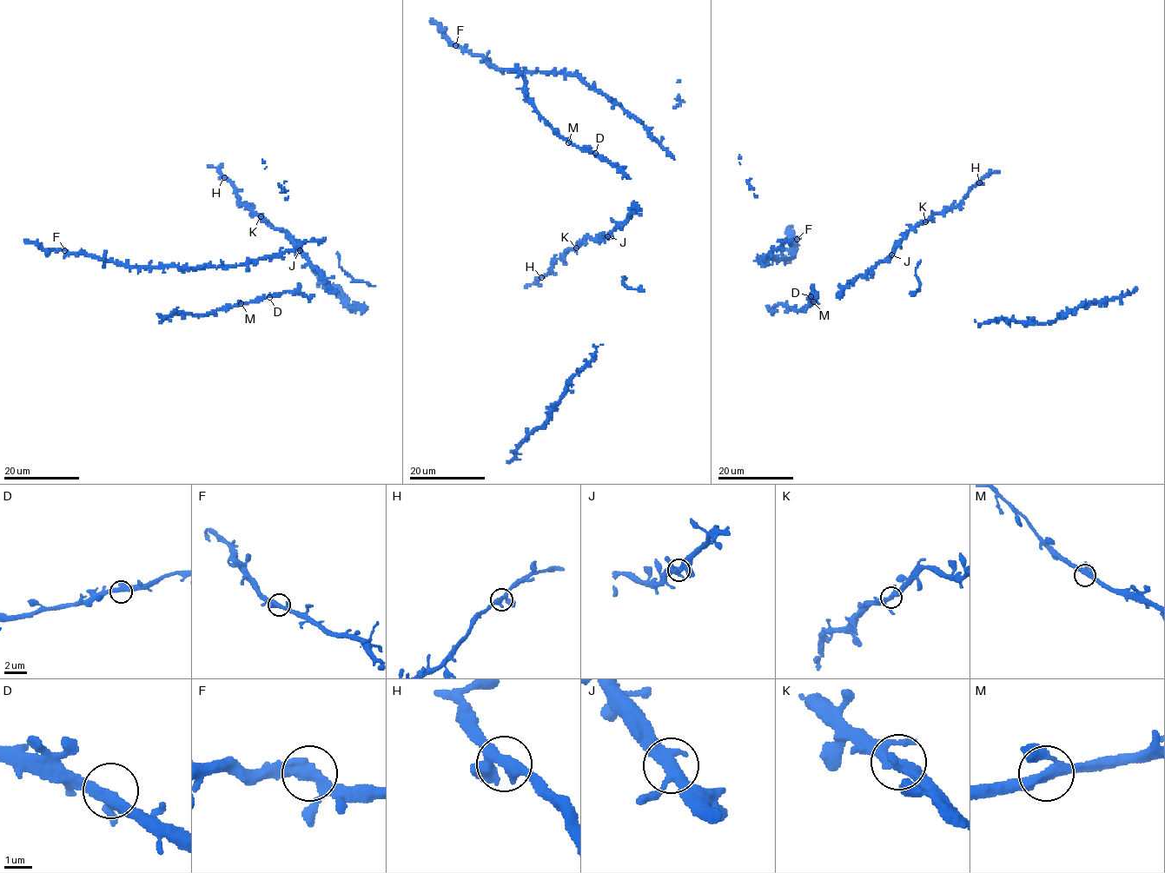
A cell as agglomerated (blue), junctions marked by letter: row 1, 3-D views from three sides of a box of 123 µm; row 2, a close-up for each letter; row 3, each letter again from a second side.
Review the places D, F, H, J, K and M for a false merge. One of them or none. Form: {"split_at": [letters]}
{"split_at": []}

